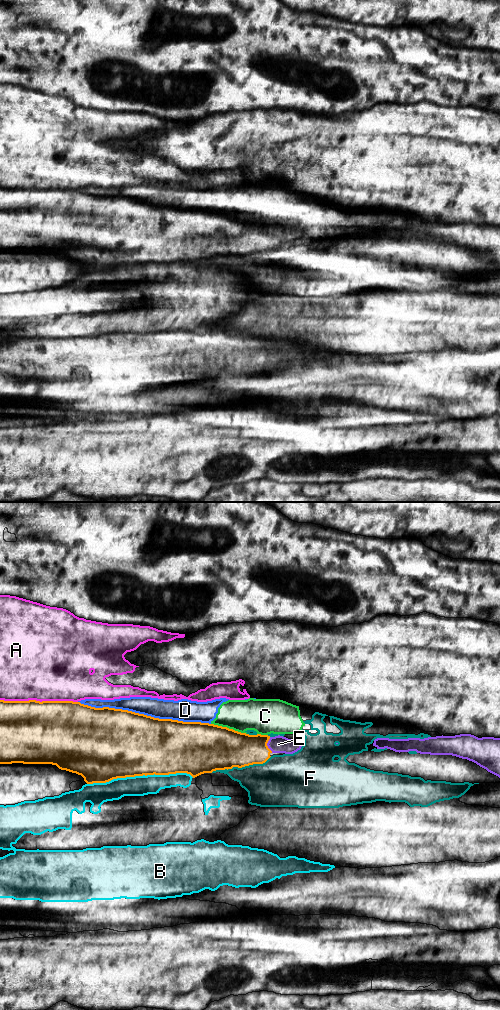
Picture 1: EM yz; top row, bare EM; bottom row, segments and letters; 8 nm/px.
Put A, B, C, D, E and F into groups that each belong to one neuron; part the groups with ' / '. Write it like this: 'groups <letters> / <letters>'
groups A / B / C D / E / F

